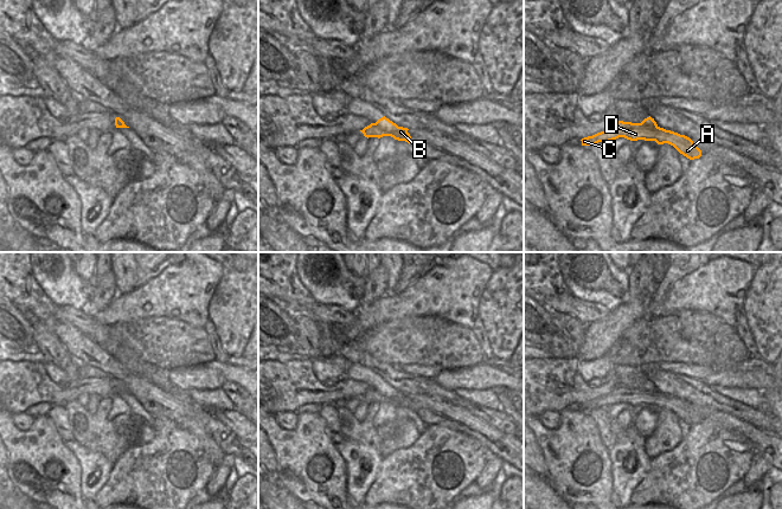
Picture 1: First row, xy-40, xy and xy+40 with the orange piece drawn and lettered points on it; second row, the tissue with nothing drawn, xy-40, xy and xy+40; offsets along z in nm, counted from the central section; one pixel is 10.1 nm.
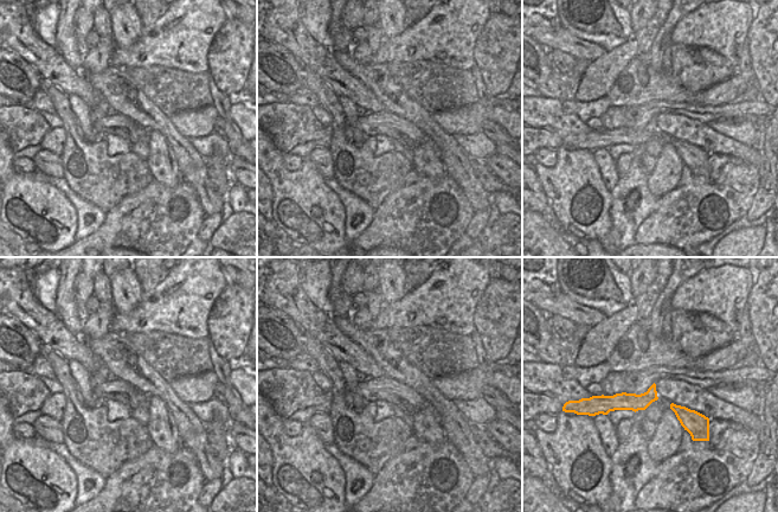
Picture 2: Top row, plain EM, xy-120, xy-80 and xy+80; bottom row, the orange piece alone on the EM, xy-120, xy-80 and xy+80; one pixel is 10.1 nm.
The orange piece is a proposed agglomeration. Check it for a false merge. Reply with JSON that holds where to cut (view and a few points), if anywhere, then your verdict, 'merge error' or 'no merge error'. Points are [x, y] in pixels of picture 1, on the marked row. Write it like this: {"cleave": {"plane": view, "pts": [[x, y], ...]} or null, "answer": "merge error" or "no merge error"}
{"cleave": null, "answer": "no merge error"}

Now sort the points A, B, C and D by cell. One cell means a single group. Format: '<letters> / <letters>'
A B C D

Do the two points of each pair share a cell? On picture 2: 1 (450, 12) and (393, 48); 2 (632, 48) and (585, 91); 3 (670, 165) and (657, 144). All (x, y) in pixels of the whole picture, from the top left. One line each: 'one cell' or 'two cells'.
1: one cell
2: one cell
3: two cells

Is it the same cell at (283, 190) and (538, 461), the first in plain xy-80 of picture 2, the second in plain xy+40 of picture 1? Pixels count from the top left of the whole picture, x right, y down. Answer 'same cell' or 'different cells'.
different cells

